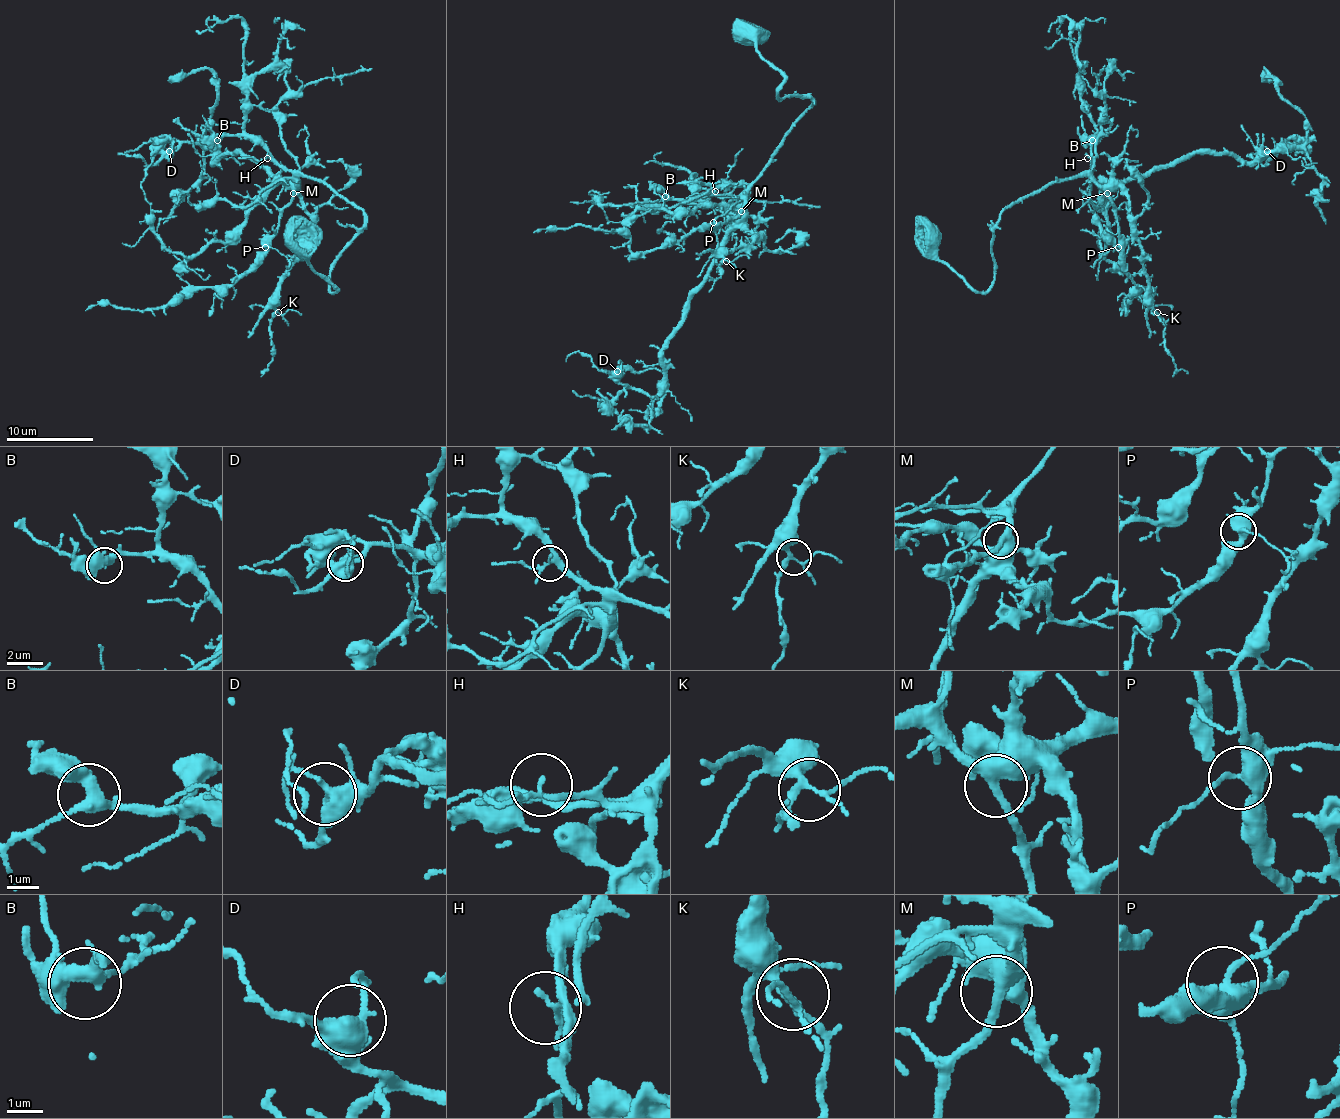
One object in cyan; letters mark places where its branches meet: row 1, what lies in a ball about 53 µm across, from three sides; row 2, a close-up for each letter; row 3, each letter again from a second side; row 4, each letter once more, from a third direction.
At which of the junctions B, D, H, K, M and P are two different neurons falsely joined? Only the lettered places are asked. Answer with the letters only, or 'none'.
none

